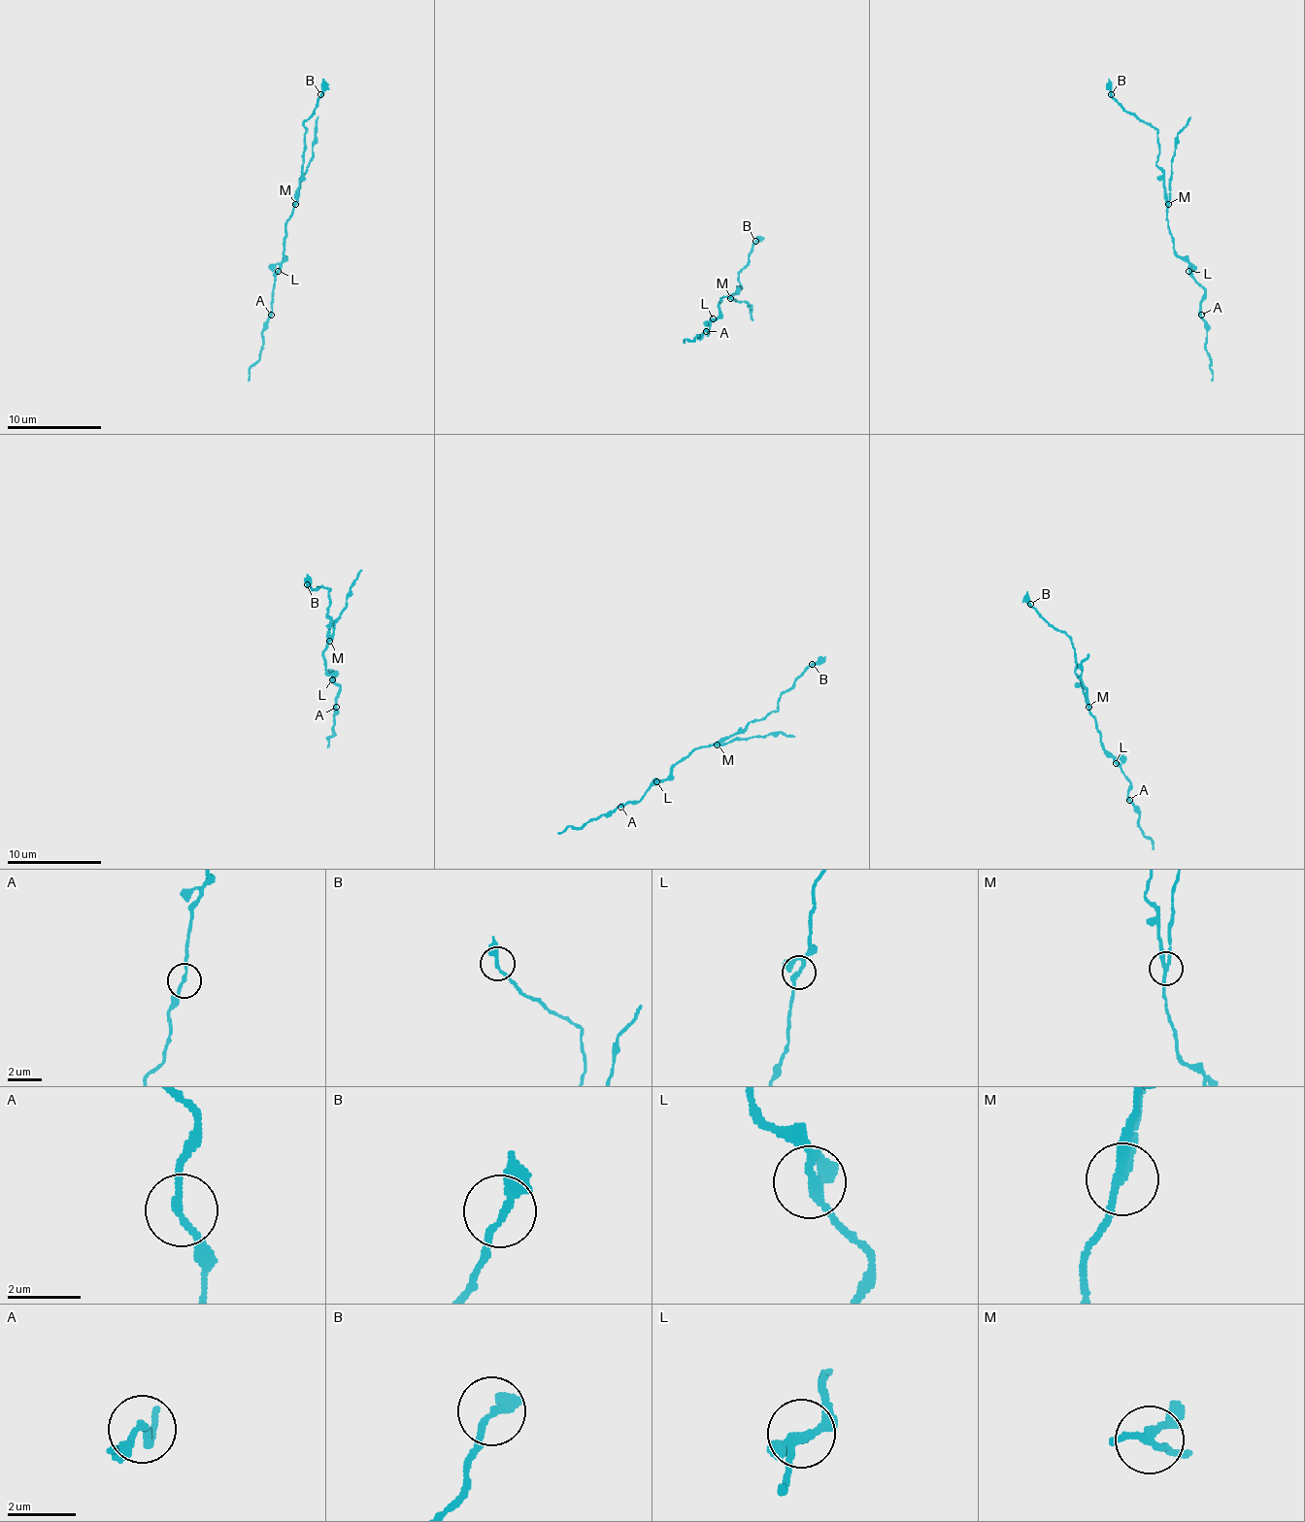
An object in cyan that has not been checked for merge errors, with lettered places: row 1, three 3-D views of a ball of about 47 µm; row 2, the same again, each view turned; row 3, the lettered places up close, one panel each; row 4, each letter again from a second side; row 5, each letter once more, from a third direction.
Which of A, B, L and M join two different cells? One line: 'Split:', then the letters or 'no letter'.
Split: M

